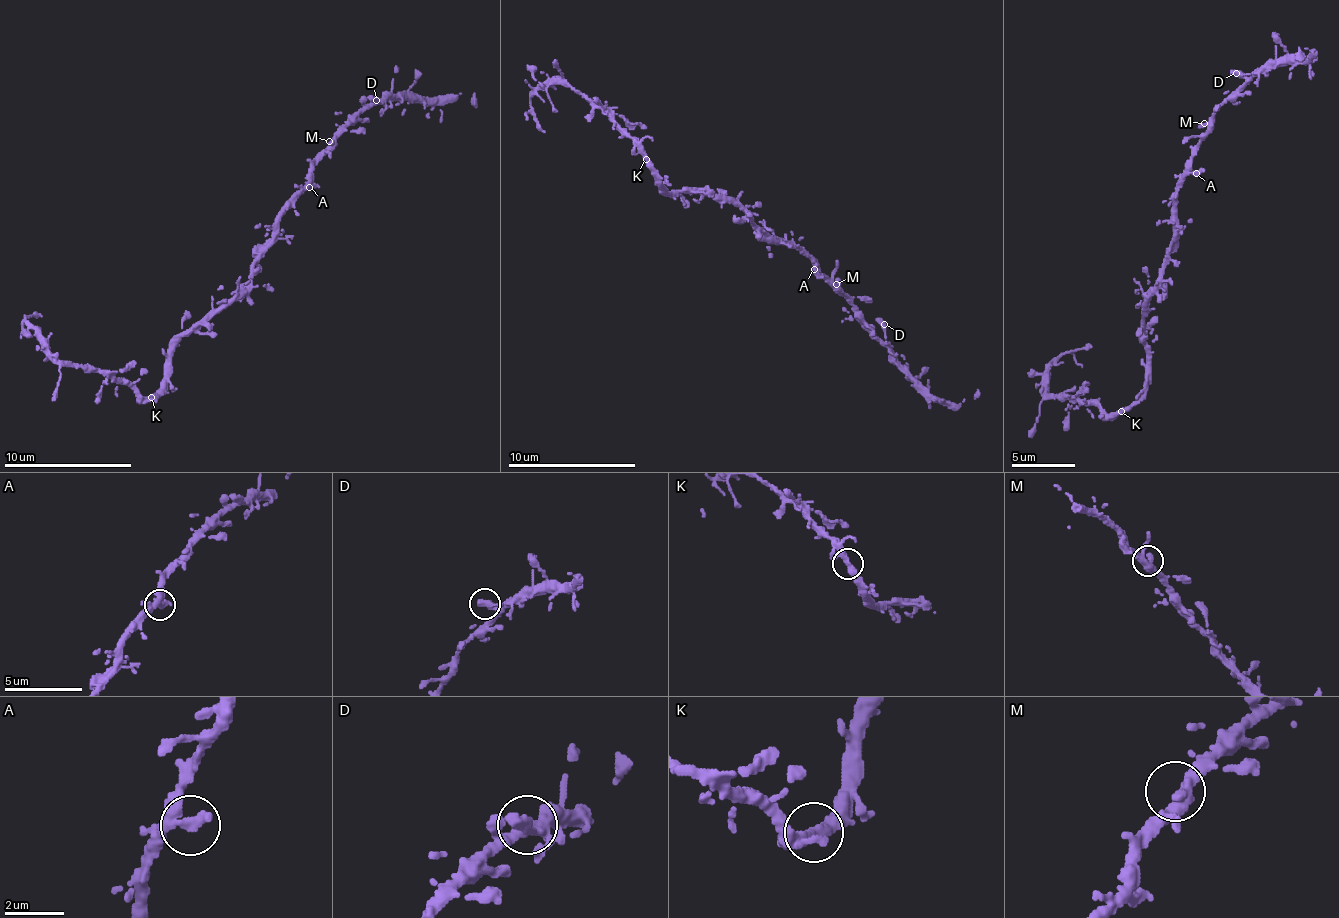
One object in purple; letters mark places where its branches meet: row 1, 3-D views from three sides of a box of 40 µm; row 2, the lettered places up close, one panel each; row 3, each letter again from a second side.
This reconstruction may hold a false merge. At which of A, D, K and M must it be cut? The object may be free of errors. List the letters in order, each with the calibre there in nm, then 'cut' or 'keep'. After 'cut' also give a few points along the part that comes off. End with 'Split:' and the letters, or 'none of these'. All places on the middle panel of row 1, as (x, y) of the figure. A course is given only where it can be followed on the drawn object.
A: calibre 360 nm; keep
D: calibre 440 nm; keep
K: calibre 380 nm; keep
M: calibre 360 nm; keep
Split: none of these

